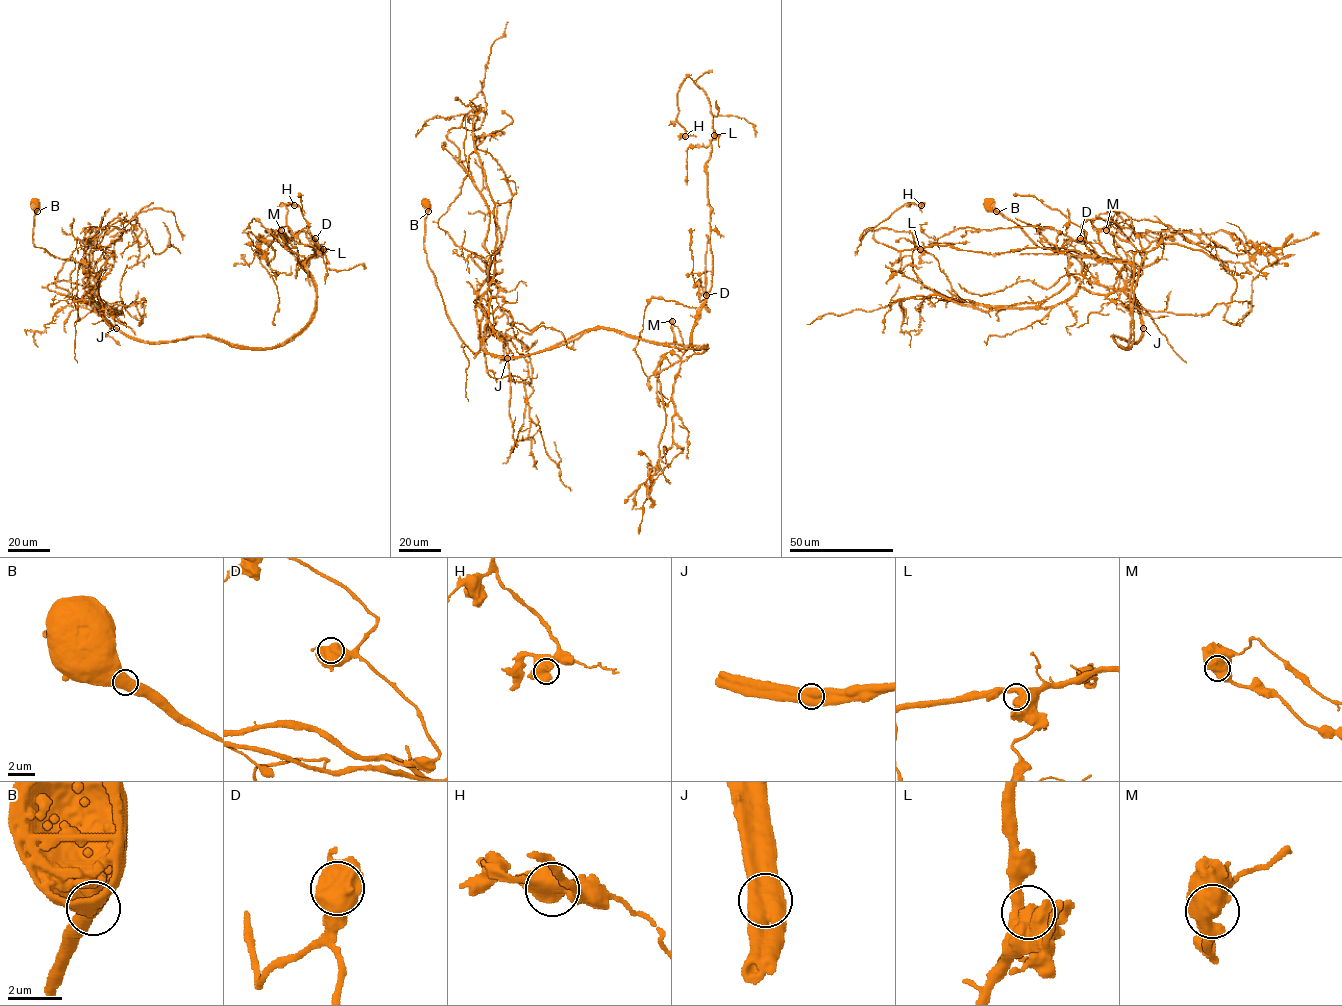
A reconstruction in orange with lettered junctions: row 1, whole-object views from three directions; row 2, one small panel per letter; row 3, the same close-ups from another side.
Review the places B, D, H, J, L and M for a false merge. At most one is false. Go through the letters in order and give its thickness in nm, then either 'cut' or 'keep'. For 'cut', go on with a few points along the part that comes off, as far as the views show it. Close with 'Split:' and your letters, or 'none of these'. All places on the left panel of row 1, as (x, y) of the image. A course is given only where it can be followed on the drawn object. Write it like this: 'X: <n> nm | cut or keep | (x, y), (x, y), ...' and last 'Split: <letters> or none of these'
B: 600 nm | keep
D: 650 nm | keep
H: 750 nm | keep
J: 800 nm | cut | (116, 328), (286, 342), (315, 283), (268, 241), (274, 257), (255, 254), (275, 325)
L: 650 nm | keep
M: 700 nm | keep
Split: J

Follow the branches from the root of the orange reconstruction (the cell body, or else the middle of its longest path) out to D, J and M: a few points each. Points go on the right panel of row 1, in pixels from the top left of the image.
D: (989, 202), (1039, 247), (1139, 267), (1124, 292), (1141, 337), (1113, 336), (1127, 348), (1134, 267), (1080, 238)
J: (989, 202), (1039, 247), (1135, 262), (1140, 271), (1128, 281), (1124, 292), (1136, 305), (1143, 328)
M: (989, 202), (1039, 247), (1139, 267), (1124, 292), (1141, 337), (1113, 336), (1127, 348), (1137, 249), (1106, 230)

